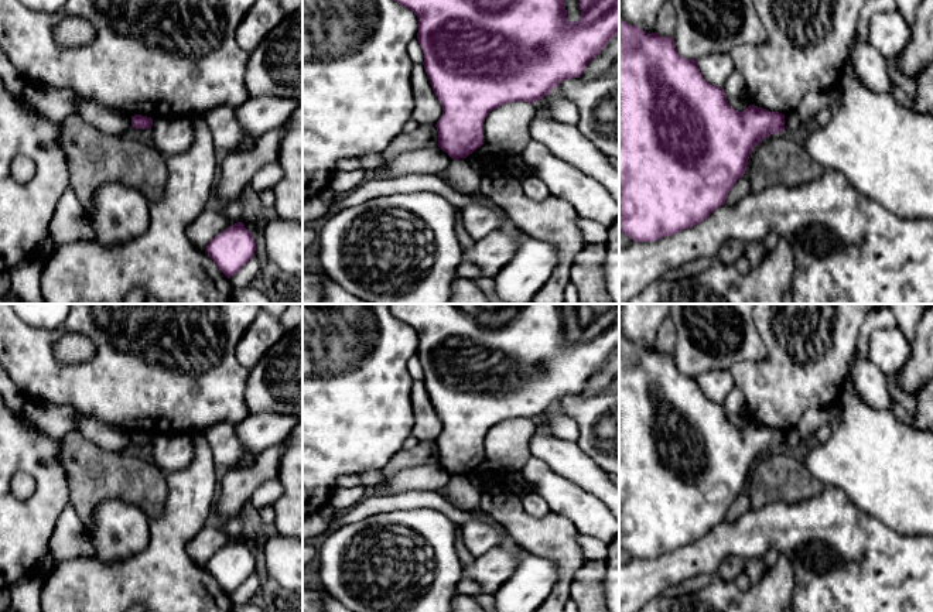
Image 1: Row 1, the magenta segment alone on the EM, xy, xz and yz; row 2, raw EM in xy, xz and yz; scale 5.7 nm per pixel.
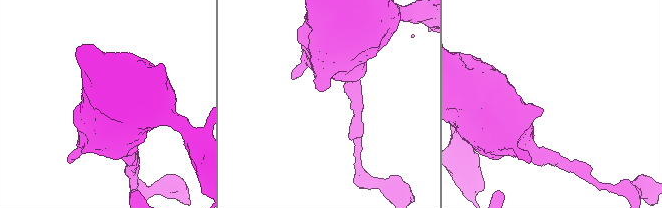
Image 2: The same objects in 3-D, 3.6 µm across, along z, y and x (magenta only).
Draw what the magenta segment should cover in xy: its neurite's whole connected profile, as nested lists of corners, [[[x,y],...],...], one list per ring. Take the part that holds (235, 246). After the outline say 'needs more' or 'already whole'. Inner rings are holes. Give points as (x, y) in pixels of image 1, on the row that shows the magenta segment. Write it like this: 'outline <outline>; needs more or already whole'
outline [[[237,222],[216,235],[205,252],[219,270],[230,278],[254,256],[256,243],[245,225]]]; already whole

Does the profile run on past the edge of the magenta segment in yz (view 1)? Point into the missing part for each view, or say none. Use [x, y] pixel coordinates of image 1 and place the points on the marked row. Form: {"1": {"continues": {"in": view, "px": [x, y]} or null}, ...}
{"1": {"continues": null}}

